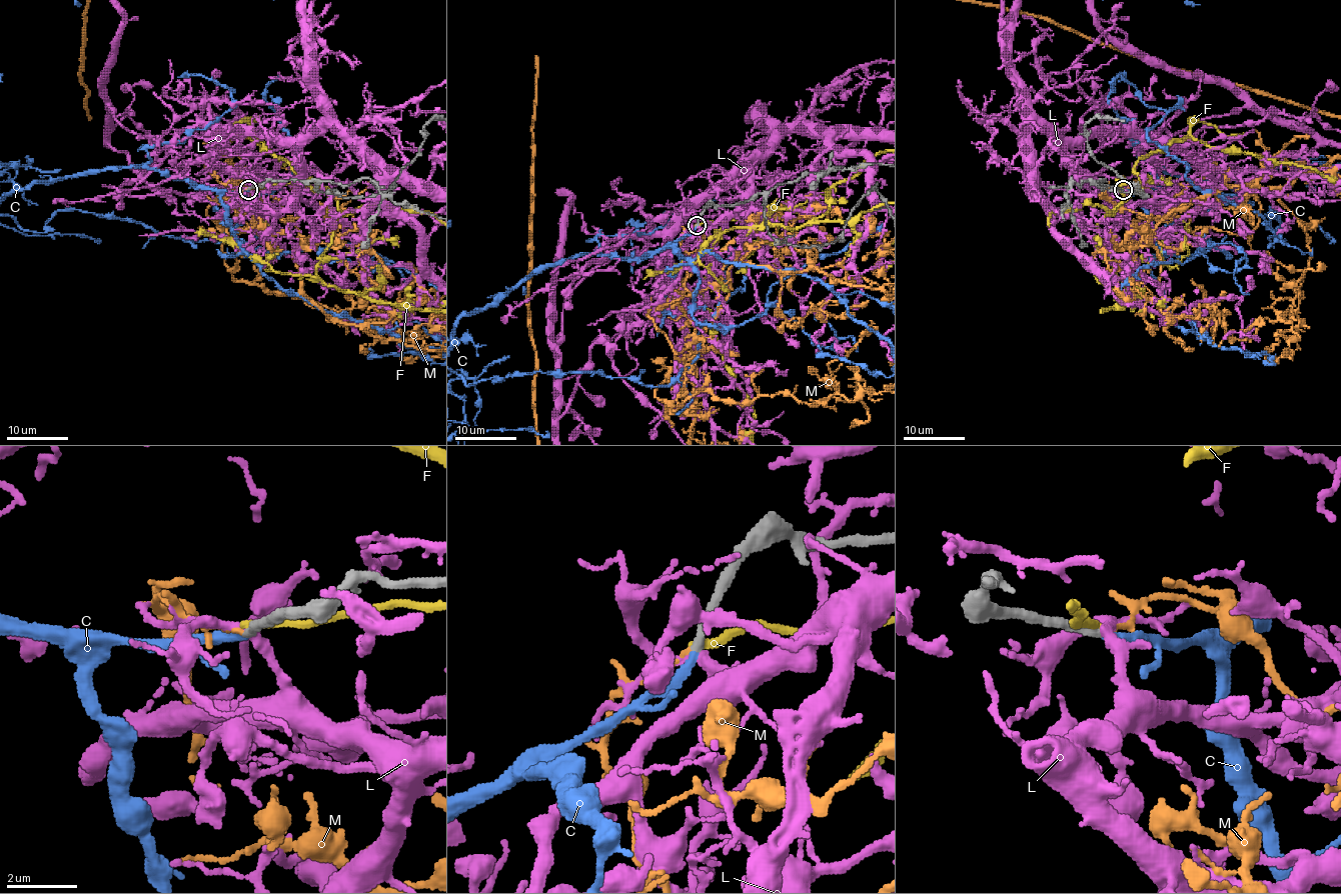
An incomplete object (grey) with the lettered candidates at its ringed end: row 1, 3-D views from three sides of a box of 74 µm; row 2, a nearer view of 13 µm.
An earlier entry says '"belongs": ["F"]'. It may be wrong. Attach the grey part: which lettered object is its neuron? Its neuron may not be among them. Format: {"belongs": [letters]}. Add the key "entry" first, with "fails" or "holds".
{"entry": "fails", "belongs": ["C"]}

